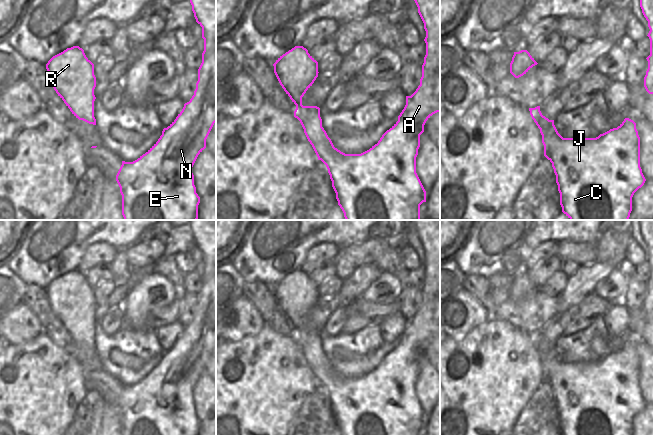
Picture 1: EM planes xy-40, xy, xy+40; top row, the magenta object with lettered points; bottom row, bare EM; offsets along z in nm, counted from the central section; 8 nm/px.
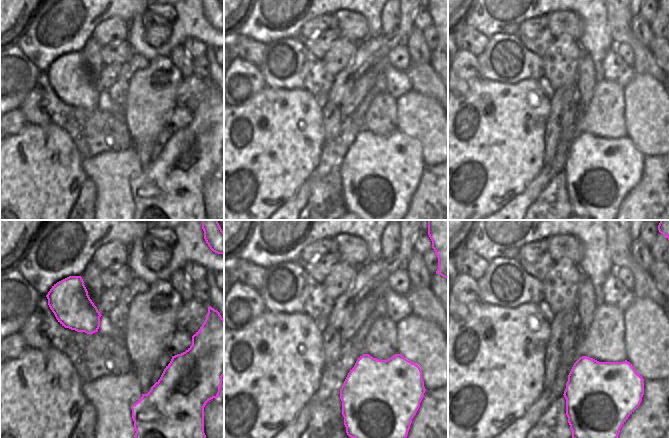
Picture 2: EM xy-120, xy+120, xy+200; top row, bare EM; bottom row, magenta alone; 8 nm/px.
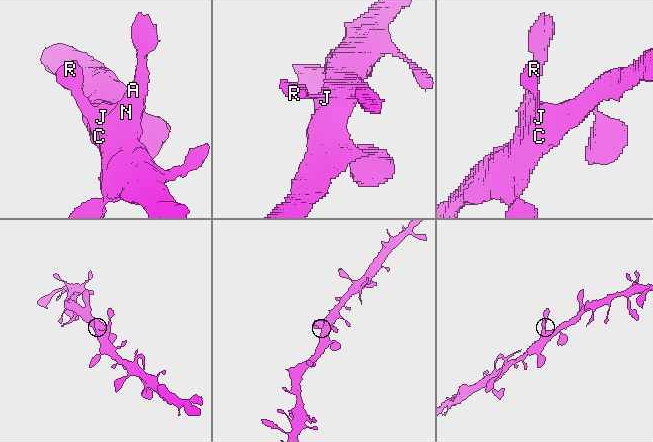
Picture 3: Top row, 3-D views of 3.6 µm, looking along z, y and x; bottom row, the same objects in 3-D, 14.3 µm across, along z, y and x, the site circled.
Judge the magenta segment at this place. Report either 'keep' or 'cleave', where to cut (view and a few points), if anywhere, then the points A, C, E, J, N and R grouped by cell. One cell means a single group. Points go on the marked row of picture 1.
keep | no cut | A C E J N R

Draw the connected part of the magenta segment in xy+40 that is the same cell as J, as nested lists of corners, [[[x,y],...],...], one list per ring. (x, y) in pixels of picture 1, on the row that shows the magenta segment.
[[[540,106],[529,108],[542,135],[544,156],[552,163],[562,212],[570,220],[628,220],[632,197],[646,179],[640,167],[640,137],[636,123],[625,118],[617,127],[596,138],[563,138],[554,120],[542,115]]]

